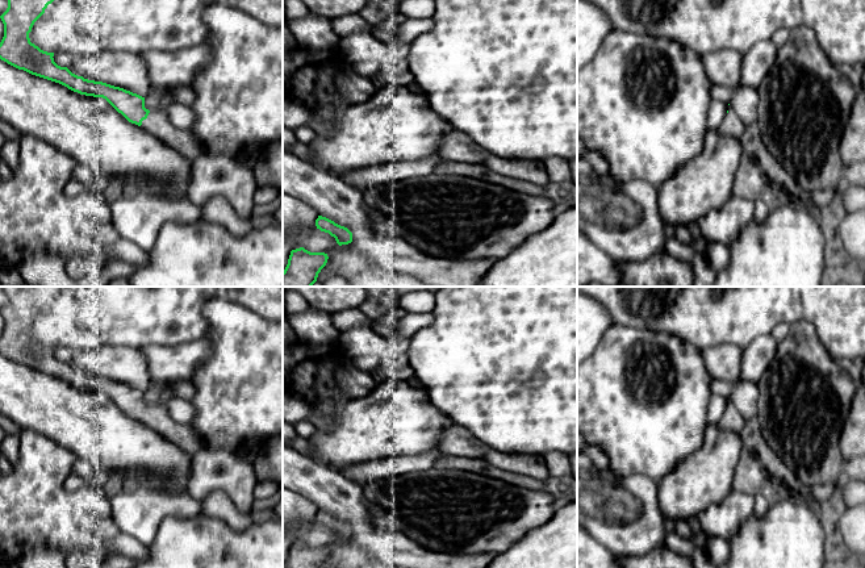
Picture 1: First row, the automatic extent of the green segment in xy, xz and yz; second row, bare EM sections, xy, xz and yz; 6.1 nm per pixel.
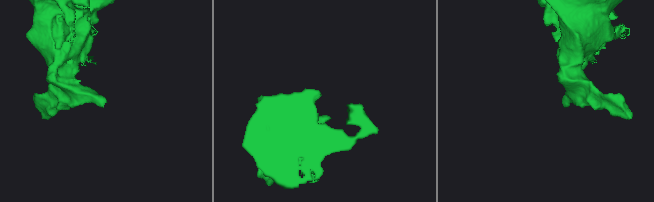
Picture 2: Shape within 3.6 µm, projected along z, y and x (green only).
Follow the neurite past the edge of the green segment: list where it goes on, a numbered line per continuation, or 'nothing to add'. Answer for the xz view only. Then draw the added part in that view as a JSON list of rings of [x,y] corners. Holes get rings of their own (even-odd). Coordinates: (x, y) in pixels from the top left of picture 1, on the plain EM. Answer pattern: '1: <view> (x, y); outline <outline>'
nothing to add

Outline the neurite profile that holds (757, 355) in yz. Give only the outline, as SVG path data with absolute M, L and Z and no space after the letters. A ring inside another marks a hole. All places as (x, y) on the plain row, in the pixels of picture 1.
M772 334L755 338L743 350L739 381L757 383L774 359L777 346Z

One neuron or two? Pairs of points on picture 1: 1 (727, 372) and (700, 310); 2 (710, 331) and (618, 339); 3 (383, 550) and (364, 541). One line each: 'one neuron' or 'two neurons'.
1: two neurons
2: two neurons
3: one neuron

